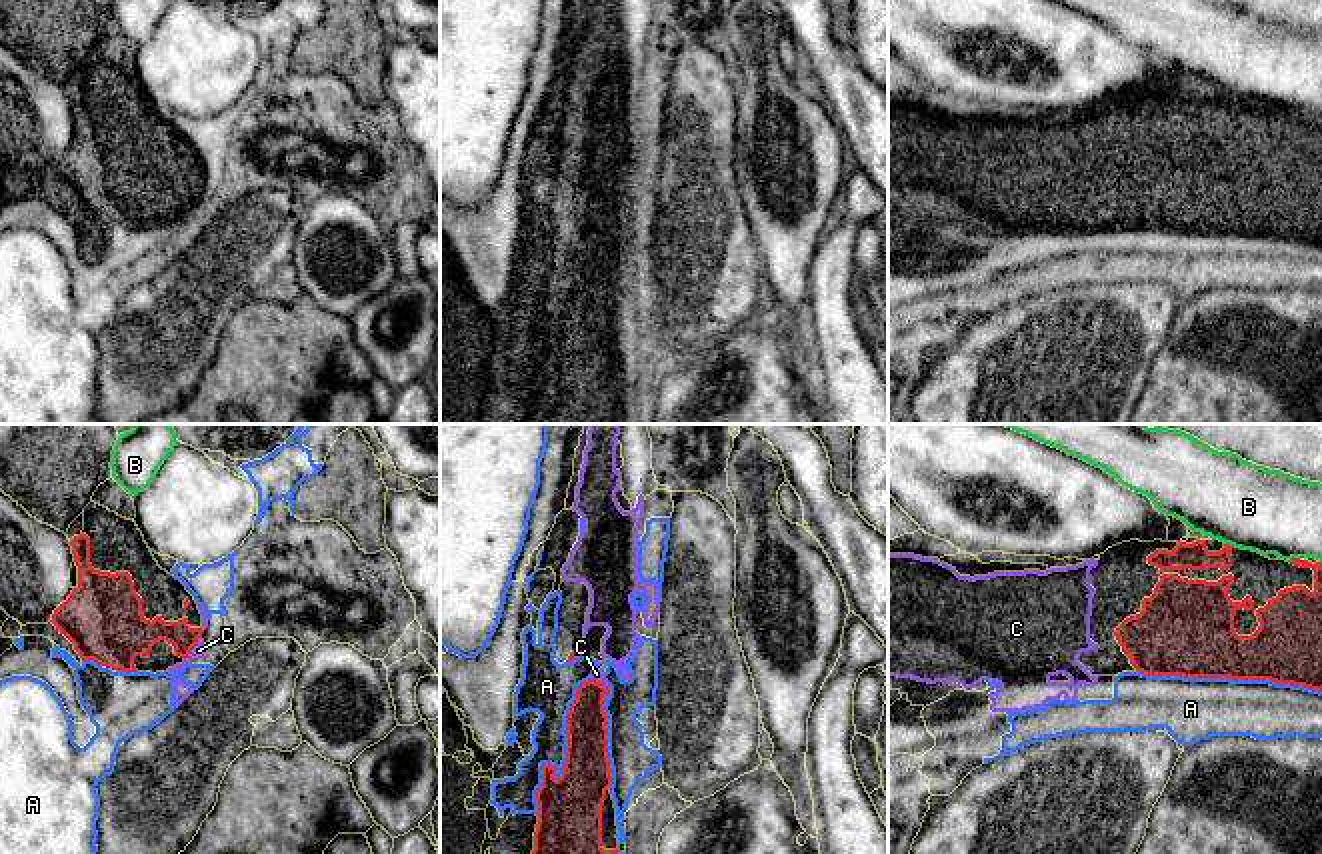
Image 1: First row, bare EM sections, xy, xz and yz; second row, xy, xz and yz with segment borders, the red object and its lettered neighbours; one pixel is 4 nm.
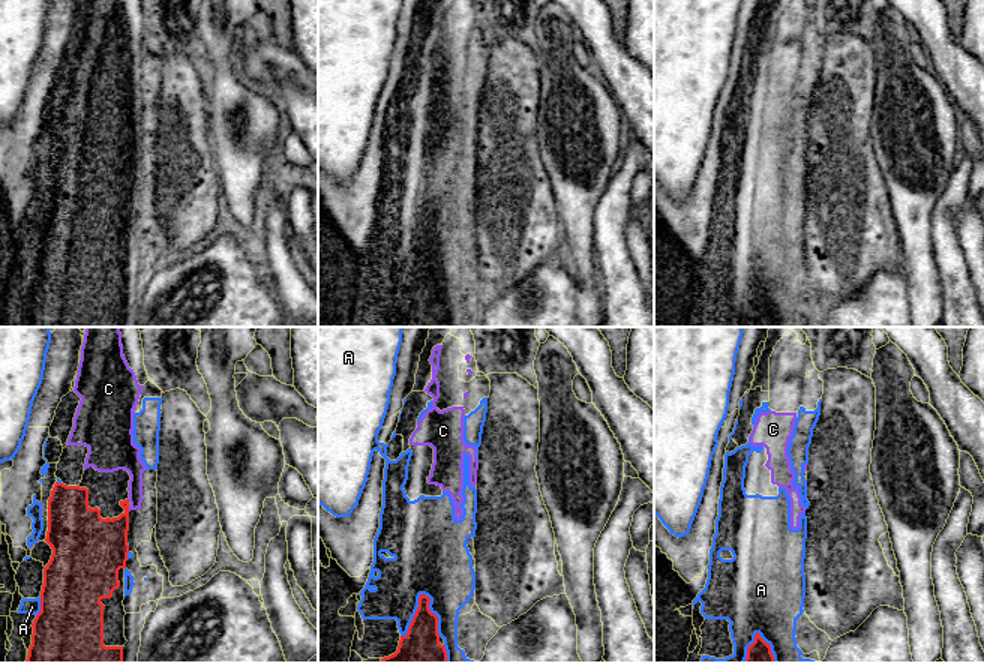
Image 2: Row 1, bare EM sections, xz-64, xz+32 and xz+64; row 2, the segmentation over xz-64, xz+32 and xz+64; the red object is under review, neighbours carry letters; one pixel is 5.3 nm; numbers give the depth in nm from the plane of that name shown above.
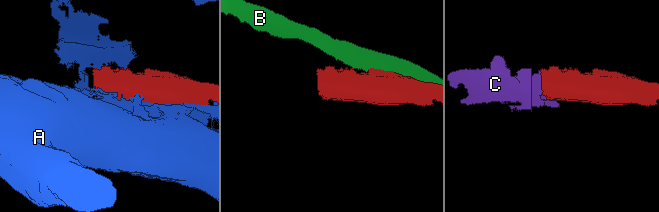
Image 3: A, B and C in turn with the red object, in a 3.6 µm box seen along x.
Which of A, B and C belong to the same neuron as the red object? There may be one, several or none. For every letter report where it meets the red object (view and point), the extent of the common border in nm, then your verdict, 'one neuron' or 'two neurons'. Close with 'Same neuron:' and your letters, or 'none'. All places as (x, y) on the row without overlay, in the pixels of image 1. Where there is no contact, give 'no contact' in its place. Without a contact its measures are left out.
A: xz (566, 306) | 600 nm | two neurons
B: yz (1228, 96) | 50 nm | two neurons
C: xy (190, 202) | 110 nm | one neuron
Same neuron: C

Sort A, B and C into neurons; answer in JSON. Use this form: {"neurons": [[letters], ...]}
{"neurons": [["A"], ["B"], ["C"]]}

